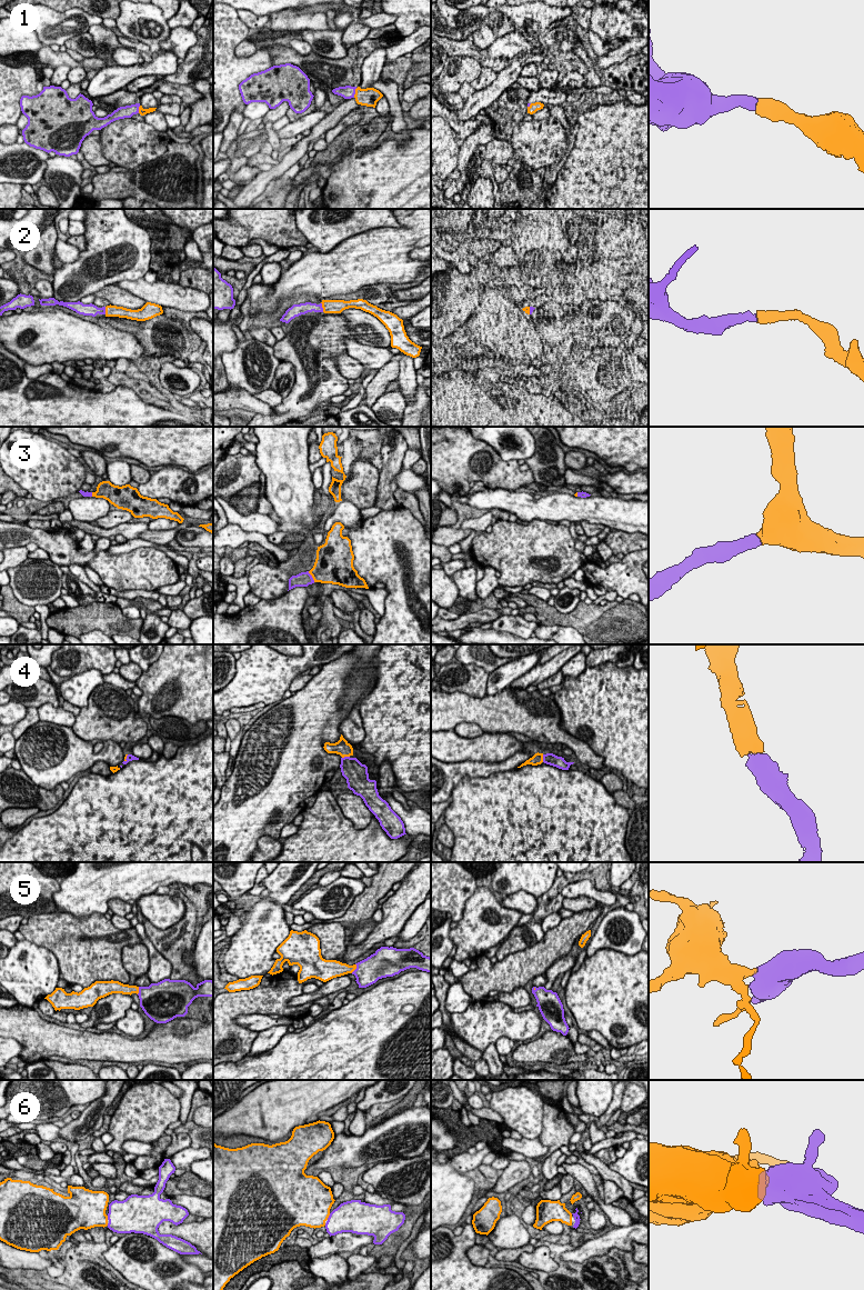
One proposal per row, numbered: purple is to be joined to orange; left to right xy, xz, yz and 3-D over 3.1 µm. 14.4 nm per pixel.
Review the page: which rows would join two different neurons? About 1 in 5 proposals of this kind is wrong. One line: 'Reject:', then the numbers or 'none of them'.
Reject: none of them

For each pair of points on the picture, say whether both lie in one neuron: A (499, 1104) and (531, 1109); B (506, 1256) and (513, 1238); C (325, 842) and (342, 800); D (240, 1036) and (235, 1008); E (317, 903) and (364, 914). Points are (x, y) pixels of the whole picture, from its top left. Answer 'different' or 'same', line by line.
A: same
B: different
C: different
D: same
E: different

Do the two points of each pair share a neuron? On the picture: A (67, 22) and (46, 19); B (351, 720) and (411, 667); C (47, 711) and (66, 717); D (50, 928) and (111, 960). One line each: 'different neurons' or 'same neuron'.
A: same neuron
B: different neurons
C: same neuron
D: same neuron

